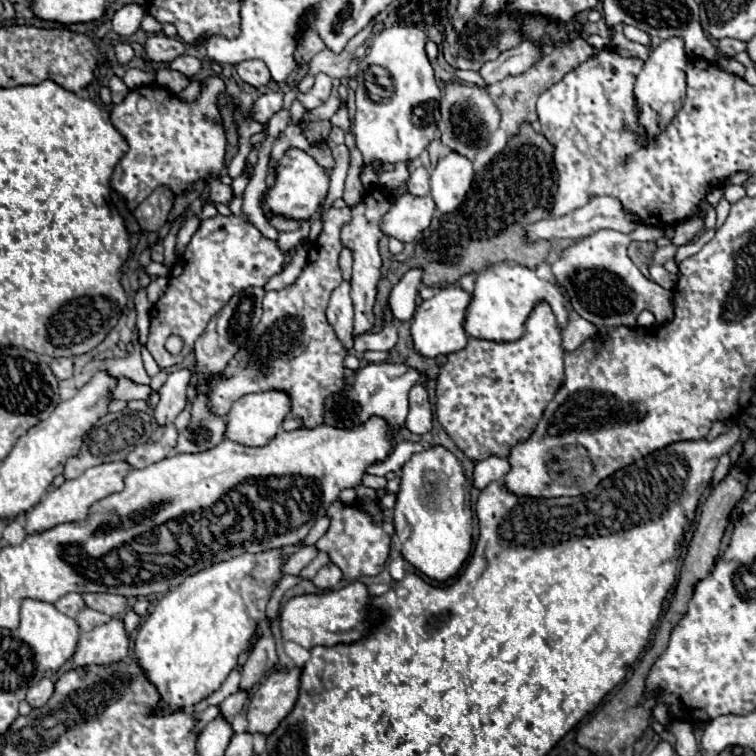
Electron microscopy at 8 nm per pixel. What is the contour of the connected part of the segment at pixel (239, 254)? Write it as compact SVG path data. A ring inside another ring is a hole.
M217 214L215 218L205 220L199 230L195 232L195 236L191 238L187 250L183 252L183 256L175 262L175 266L171 268L169 274L169 288L167 292L157 300L155 308L151 310L151 326L149 326L149 340L147 340L147 350L151 352L151 356L155 358L155 362L161 368L171 368L183 362L183 358L193 350L195 338L199 338L199 334L203 334L207 322L229 302L229 298L233 294L237 294L239 290L247 288L247 286L265 286L267 280L273 274L279 274L283 270L285 264L285 256L283 252L277 248L277 244L273 240L267 240L261 236L261 232L257 228L253 228L247 218L241 216L221 216ZM169 334L175 334L183 340L183 350L173 356L165 350L165 340Z

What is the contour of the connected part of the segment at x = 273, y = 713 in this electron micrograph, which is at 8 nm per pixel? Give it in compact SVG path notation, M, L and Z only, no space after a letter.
M285 668L269 674L249 696L249 728L253 734L271 734L275 726L291 712L299 696L301 668Z

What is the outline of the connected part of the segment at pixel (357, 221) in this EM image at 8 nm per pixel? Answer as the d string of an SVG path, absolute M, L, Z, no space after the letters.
M375 186L365 192L359 204L351 206L351 220L343 224L341 228L341 242L345 248L353 252L353 276L351 276L351 300L355 308L355 334L363 334L373 328L375 314L373 314L373 304L375 304L375 294L377 294L377 282L381 276L381 256L379 256L379 240L381 240L381 230L379 222L383 214L391 208L391 196L385 192L381 186Z

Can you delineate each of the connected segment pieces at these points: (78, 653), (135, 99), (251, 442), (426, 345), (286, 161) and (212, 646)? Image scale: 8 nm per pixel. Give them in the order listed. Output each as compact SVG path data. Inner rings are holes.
M111 618L109 622L97 626L91 632L79 636L77 650L73 654L75 666L107 664L119 662L129 654L129 634L121 618Z
M209 76L203 82L201 94L193 102L177 98L159 84L147 84L131 90L121 104L113 106L111 124L127 140L129 152L115 166L111 188L125 198L129 210L135 210L139 202L149 198L149 194L159 186L167 186L171 192L183 194L197 180L209 184L207 202L231 204L235 196L233 188L219 180L219 170L225 166L227 144L227 134L217 104L221 96L225 96L225 82L219 76ZM143 100L147 100L147 110L141 104ZM159 100L167 100L165 114L159 112Z
M269 390L263 394L247 394L243 398L239 398L229 414L225 416L227 422L227 430L225 430L225 438L239 442L243 446L265 446L267 442L271 442L271 438L275 438L277 430L281 428L287 410L291 410L291 402L287 402L287 394L283 394L281 390Z
M459 286L443 288L437 296L423 300L419 312L415 310L411 318L411 338L413 338L415 352L419 352L425 358L435 358L439 354L451 354L463 350L463 346L467 346L467 334L463 332L463 318L469 300L471 294L467 294Z
M289 148L283 158L275 166L275 184L265 190L267 196L261 198L263 212L273 212L289 220L307 220L313 218L319 210L319 204L327 196L329 190L329 174L311 158L307 152L299 148Z
M281 548L265 550L259 554L239 554L231 560L211 564L201 572L187 576L175 590L167 592L149 618L139 628L135 640L135 654L139 664L145 668L149 680L157 686L161 694L161 712L175 712L179 708L195 706L213 694L229 676L229 672L237 666L237 658L243 650L251 646L251 636L257 632L259 620L265 618L265 606L269 602L271 592L279 584L283 574L285 556Z

